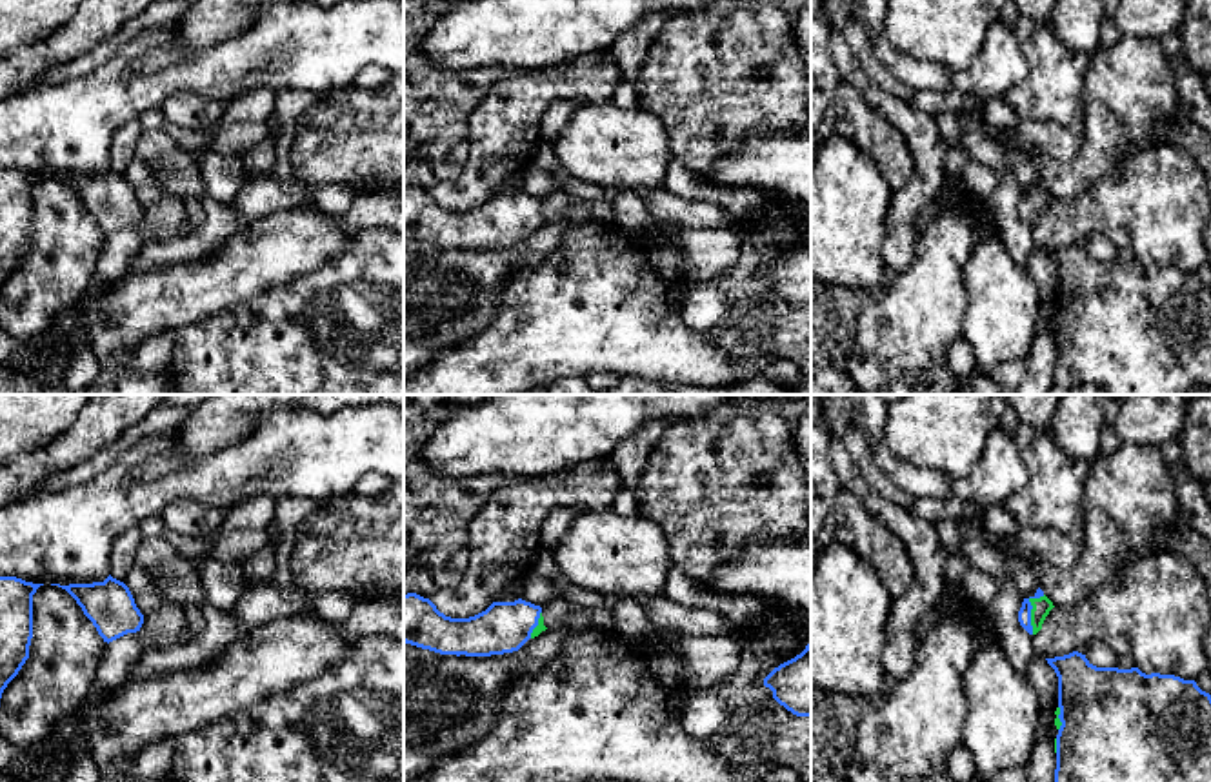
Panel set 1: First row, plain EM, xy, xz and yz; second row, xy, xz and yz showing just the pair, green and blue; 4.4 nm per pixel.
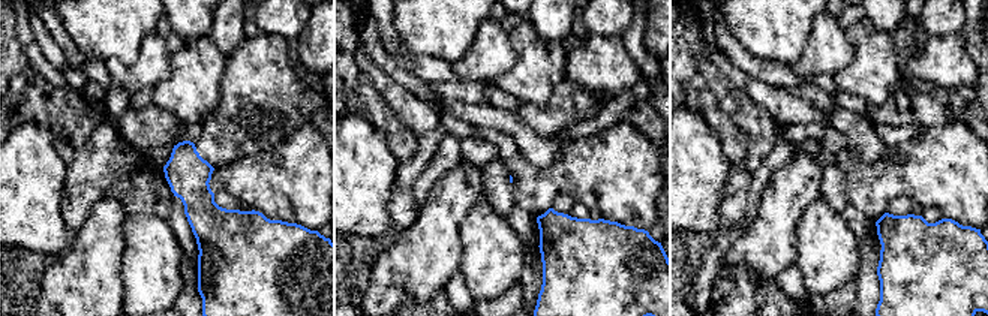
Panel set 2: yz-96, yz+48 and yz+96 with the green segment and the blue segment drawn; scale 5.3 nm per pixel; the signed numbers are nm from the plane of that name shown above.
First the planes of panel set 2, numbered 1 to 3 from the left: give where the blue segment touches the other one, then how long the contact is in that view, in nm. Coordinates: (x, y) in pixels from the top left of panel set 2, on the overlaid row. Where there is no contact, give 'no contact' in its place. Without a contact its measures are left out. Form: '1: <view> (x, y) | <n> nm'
1: no contact
2: no contact
3: no contact

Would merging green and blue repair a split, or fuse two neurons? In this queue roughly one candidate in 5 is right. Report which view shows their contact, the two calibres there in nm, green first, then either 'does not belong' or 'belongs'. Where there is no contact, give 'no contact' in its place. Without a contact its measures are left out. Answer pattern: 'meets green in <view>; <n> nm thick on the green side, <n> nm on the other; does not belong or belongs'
meets green in yz; 80 nm thick on the green side, 60 nm on the other; belongs

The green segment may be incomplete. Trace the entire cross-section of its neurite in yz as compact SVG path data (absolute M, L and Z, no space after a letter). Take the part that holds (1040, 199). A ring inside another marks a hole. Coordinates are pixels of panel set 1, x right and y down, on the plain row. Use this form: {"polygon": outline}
{"polygon": "M1038 180L1033 189L1024 191L1018 215L1029 227L1036 227L1053 200L1053 195Z"}

